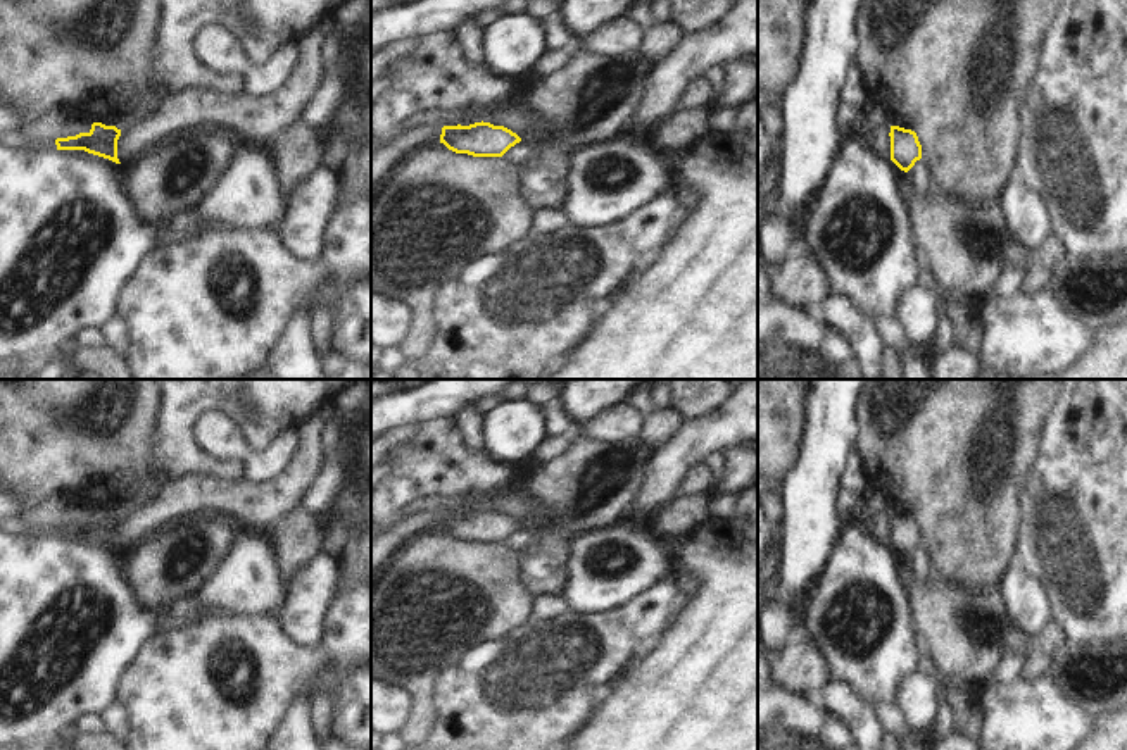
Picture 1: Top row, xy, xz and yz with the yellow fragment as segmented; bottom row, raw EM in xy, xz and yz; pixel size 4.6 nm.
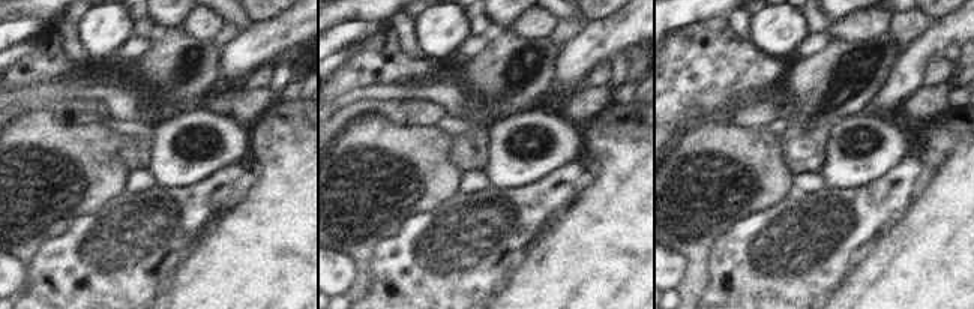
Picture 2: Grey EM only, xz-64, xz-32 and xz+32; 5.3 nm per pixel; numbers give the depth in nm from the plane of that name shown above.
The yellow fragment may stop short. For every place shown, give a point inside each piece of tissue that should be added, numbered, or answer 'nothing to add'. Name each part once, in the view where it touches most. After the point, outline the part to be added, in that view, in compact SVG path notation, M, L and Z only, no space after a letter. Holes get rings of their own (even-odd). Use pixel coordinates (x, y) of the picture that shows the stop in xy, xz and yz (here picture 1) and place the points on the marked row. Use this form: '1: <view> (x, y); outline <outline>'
1: xz (389, 156); outline M426 124L414 126L409 131L399 134L390 143L380 147L371 155L371 197L375 195L380 181L412 150L430 141L438 141L442 126Z

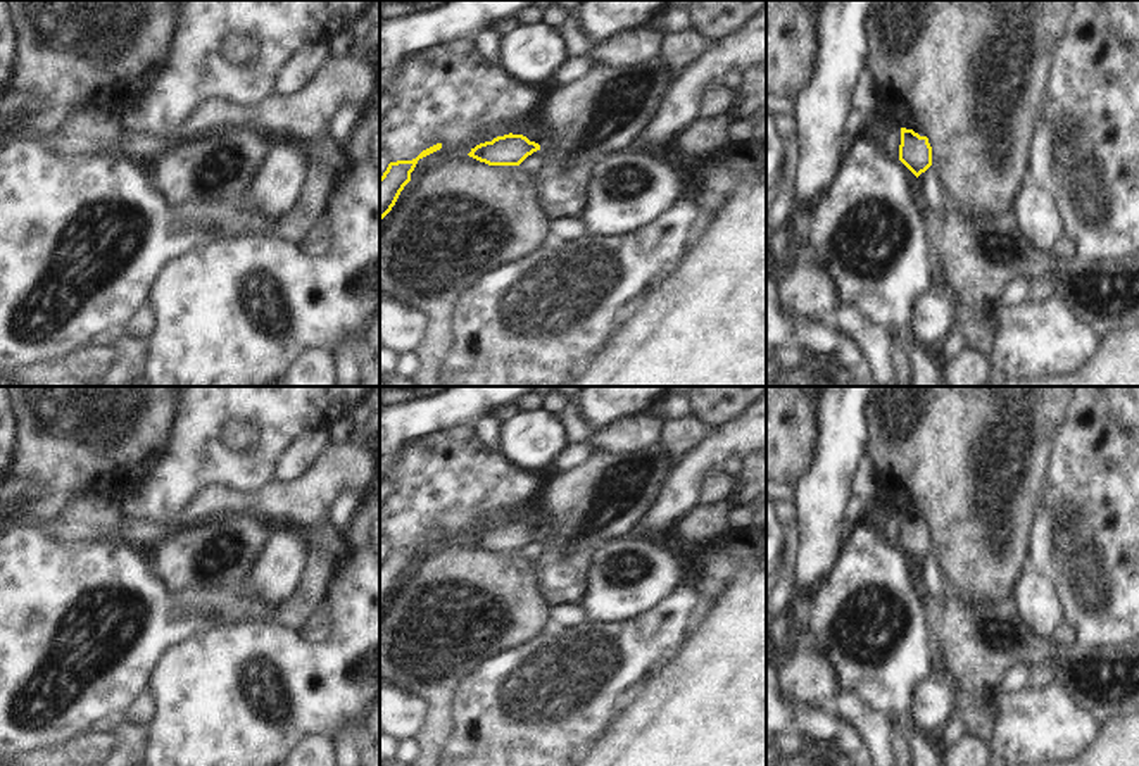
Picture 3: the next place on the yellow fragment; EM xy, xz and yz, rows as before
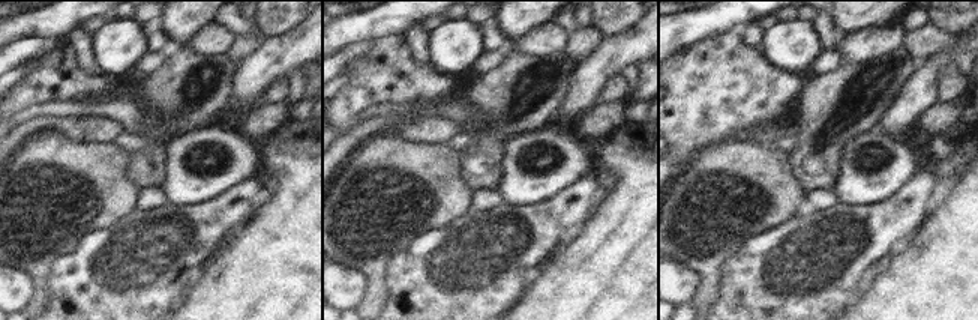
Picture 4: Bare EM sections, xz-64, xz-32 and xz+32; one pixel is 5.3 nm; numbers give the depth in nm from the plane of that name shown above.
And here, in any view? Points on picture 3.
nothing to add

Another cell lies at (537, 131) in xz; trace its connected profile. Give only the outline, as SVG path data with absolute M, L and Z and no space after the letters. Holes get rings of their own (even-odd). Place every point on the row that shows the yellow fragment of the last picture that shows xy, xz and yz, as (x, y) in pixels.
M526 119L519 126L511 129L513 135L523 135L530 141L542 145L551 133L549 126L544 121Z

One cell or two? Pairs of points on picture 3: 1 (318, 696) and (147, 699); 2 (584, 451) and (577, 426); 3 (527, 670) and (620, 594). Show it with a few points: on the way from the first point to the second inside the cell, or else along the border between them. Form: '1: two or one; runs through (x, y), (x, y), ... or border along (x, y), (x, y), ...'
1: two; border along (152, 685), (156, 711), (149, 725)
2: two; border along (587, 440), (568, 445)
3: two; border along (587, 616), (599, 623), (627, 623), (632, 618)

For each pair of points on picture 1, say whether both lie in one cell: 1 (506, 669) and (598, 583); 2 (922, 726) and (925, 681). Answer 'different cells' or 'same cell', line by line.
1: different cells
2: same cell

